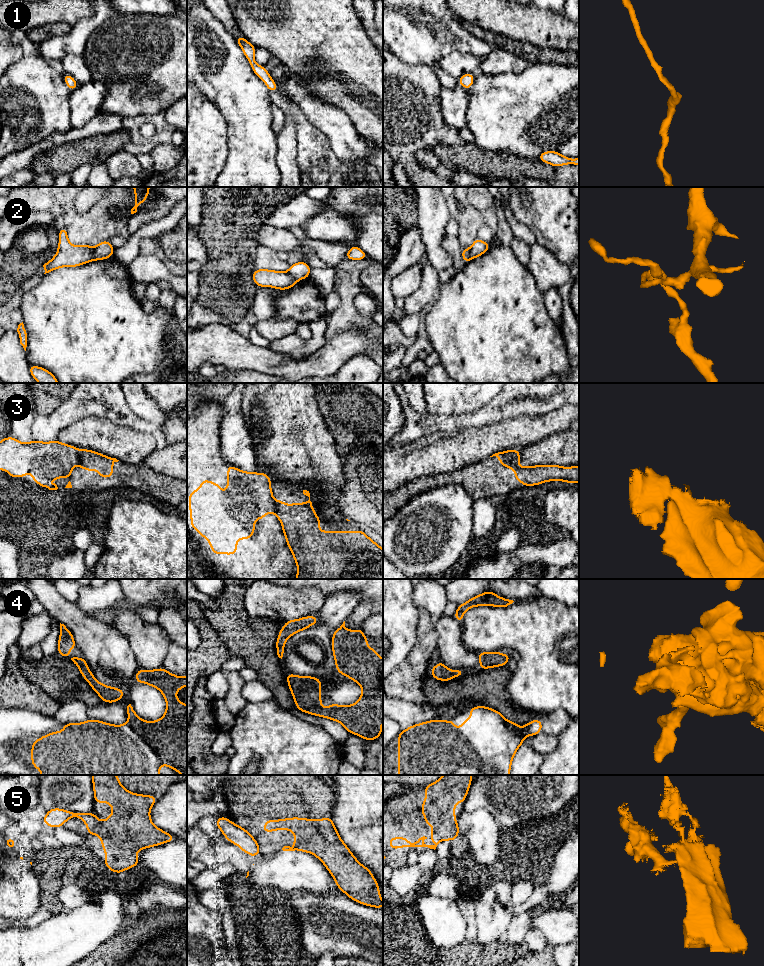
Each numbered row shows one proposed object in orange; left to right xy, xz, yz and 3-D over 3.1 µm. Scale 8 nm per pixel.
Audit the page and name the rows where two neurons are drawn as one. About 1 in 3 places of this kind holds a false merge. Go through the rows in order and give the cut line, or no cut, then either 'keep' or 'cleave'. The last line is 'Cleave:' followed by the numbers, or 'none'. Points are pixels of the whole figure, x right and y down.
1: no cut; keep
2: cut in xy along (95, 247), (92, 259); cleave
3: cut in xz along (274, 501), (277, 516); cleave
4: no cut; keep
5: cut in xy along (100, 822), (97, 828), (88, 831); cleave
Cleave: 2, 3, 5

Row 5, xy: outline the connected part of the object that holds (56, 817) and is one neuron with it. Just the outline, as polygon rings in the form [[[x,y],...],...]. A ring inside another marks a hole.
[[[61,808],[48,810],[42,822],[56,829],[57,827],[63,826],[67,820],[73,817],[83,820],[86,824],[87,831],[99,828],[100,820],[93,812],[71,812]]]

